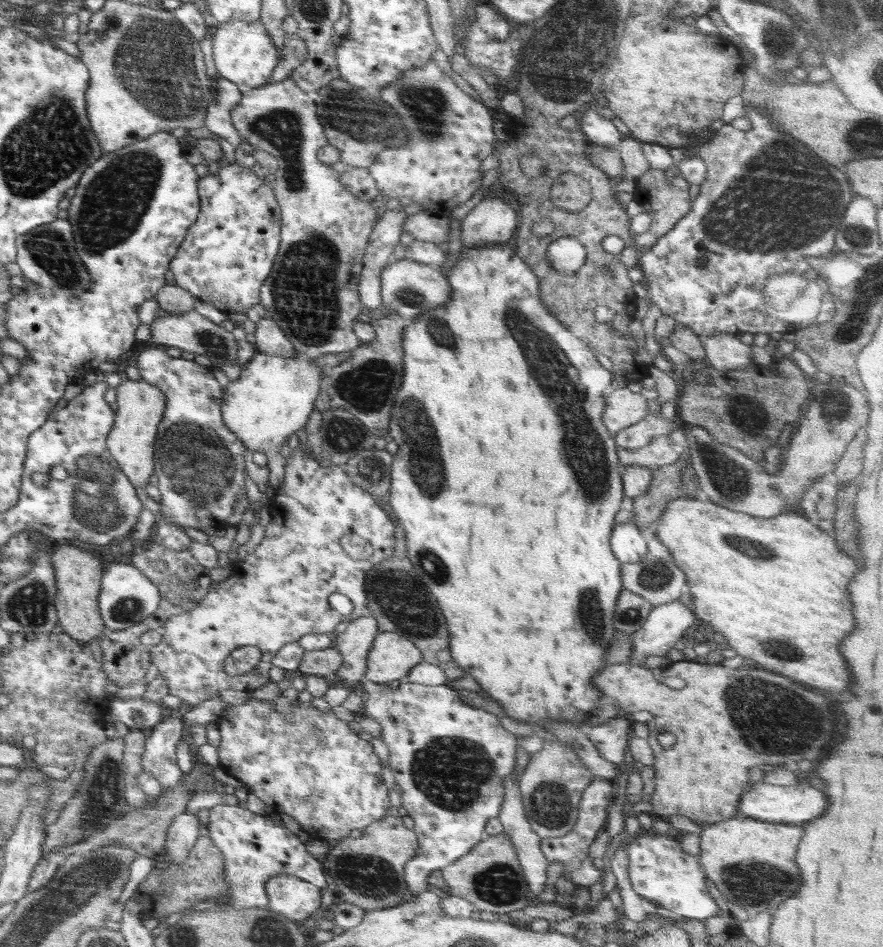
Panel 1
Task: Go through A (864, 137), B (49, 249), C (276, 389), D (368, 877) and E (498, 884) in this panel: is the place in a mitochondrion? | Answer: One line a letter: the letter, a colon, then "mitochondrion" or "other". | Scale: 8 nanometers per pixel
A: mitochondrion
B: mitochondrion
C: other
D: mitochondrion
E: mitochondrion

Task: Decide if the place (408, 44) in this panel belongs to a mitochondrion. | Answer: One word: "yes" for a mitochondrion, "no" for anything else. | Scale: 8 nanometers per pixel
no

